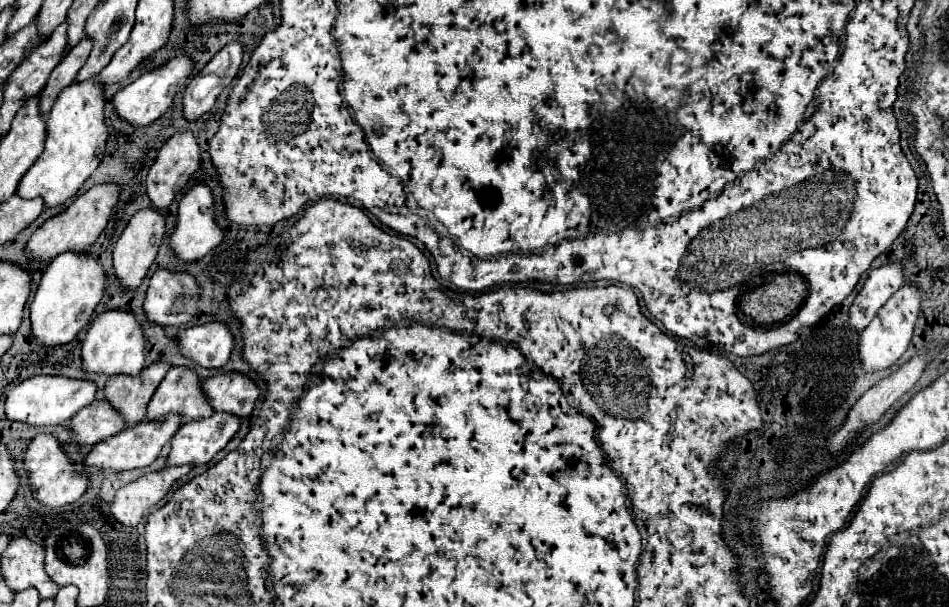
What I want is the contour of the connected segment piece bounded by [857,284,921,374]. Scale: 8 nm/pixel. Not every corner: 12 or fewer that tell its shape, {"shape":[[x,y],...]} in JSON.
{"shape":[[901,286],[859,336],[865,372],[907,350],[921,294]]}

